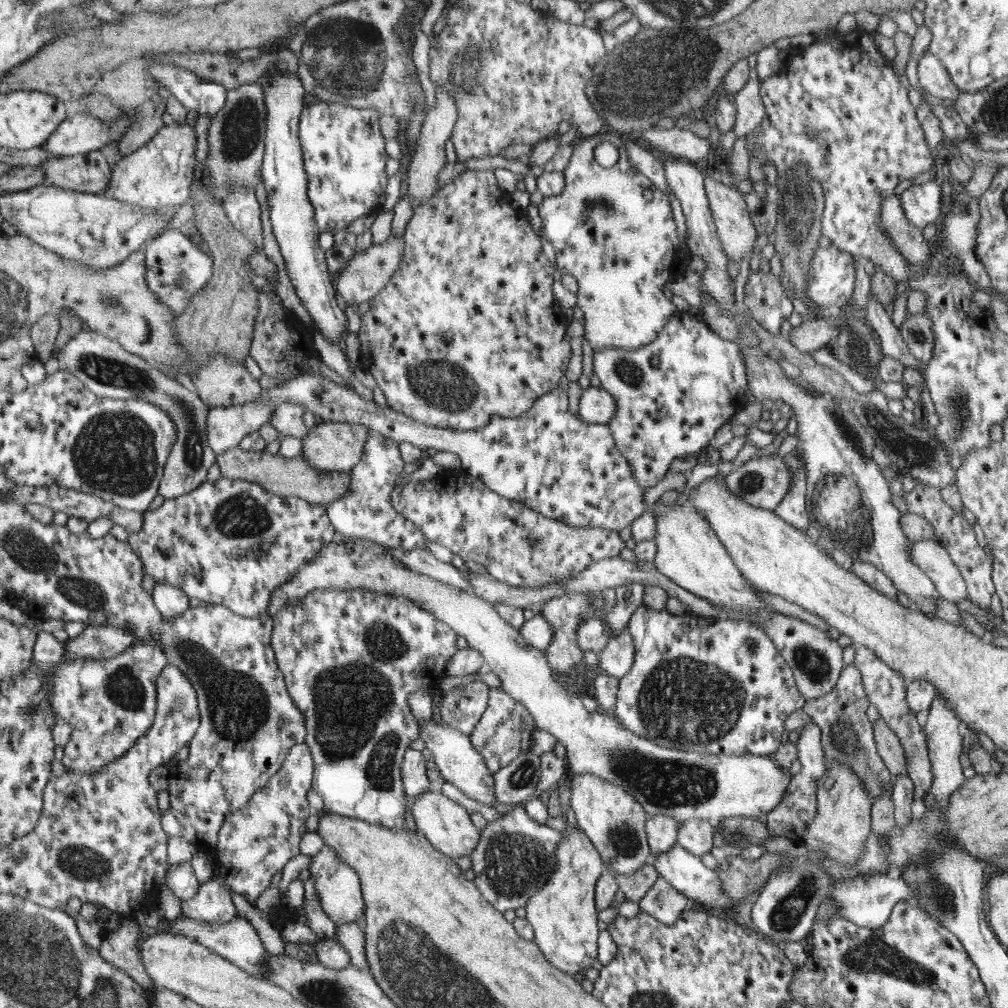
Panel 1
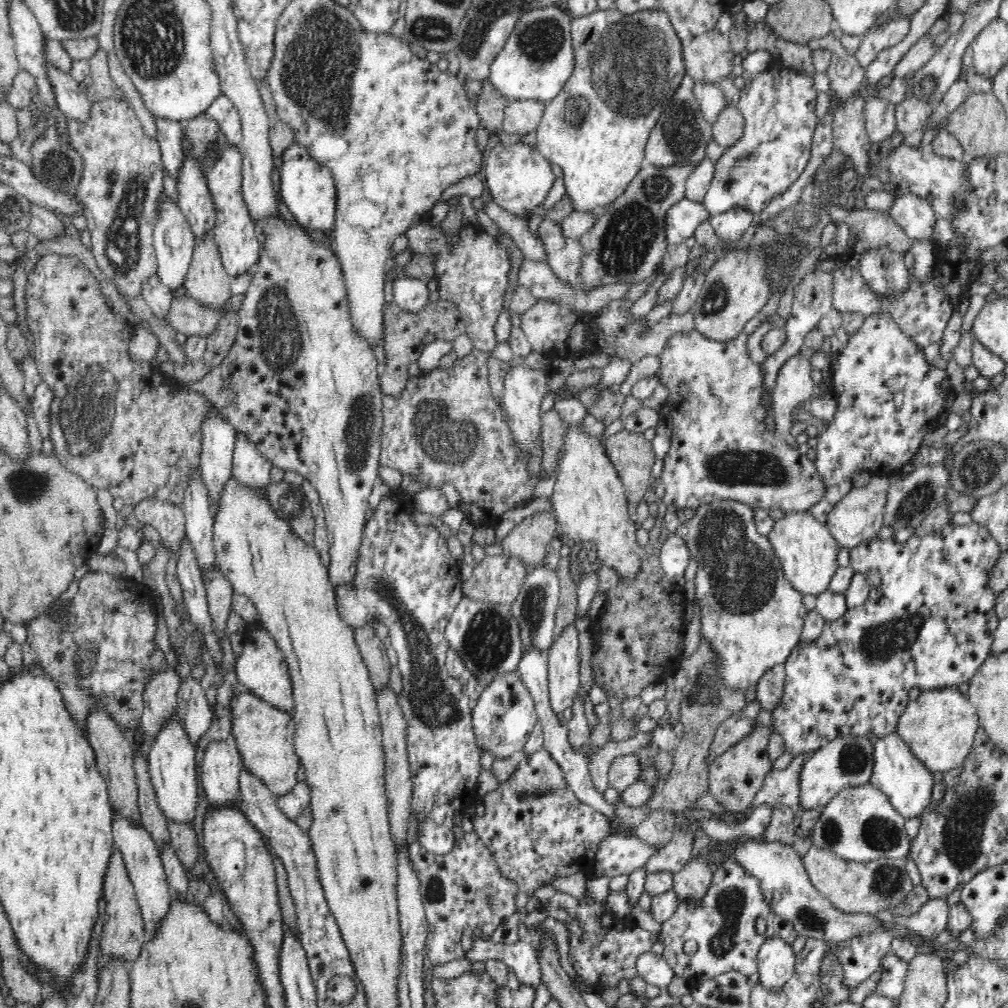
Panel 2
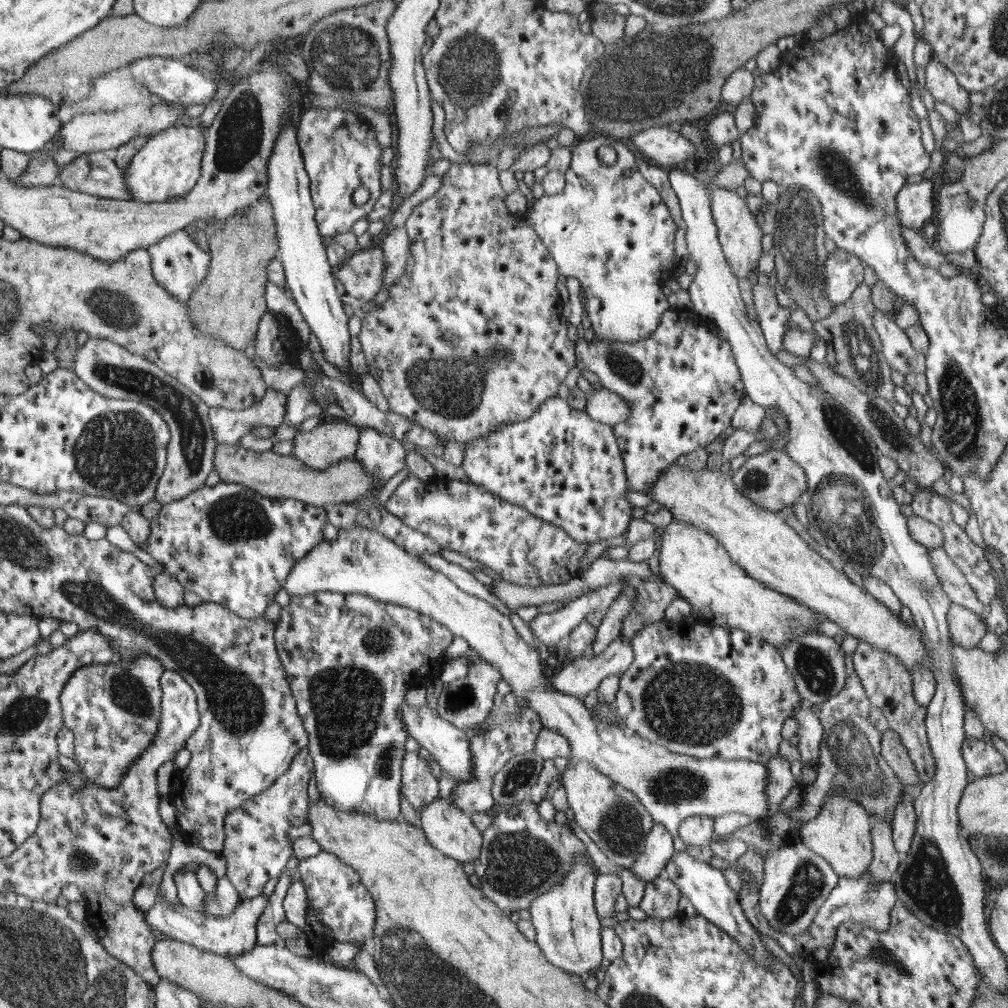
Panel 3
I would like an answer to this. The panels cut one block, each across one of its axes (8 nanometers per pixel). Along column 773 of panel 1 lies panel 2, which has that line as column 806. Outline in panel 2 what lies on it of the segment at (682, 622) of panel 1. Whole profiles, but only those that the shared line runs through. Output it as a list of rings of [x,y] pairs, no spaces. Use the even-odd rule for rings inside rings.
[[[953,522],[948,524],[948,530],[940,529],[938,536],[911,536],[904,542],[894,542],[890,540],[878,540],[872,537],[868,544],[862,543],[850,549],[850,567],[854,573],[864,575],[865,581],[869,585],[868,600],[863,606],[856,609],[848,609],[842,618],[827,622],[822,630],[822,634],[814,641],[809,643],[798,642],[796,648],[791,650],[785,660],[785,685],[784,694],[781,702],[772,711],[772,722],[776,732],[784,740],[784,748],[792,756],[798,757],[800,754],[812,754],[826,743],[834,741],[848,735],[858,737],[882,738],[884,735],[896,732],[900,716],[904,714],[909,704],[909,692],[913,688],[920,691],[929,689],[953,689],[957,688],[962,682],[969,681],[975,676],[976,671],[983,665],[984,660],[990,654],[993,635],[999,626],[999,619],[996,614],[995,592],[991,590],[991,577],[994,576],[995,567],[999,563],[1002,553],[999,542],[990,534],[990,531],[980,523],[972,522],[966,525],[957,526]]]

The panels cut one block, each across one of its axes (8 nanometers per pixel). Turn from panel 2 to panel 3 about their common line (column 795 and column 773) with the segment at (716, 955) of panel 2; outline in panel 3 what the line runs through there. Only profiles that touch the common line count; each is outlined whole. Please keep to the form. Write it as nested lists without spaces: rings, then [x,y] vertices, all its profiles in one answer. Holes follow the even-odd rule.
[[[712,855],[712,857],[709,858],[709,864],[720,870],[726,870],[726,868],[735,869],[742,877],[739,901],[748,920],[757,930],[766,934],[766,936],[770,936],[772,940],[776,940],[792,958],[800,956],[806,961],[815,961],[817,959],[813,954],[816,948],[826,948],[830,950],[830,948],[834,946],[836,928],[845,920],[861,921],[863,924],[869,924],[878,930],[886,929],[886,927],[888,927],[888,921],[890,921],[892,907],[898,902],[896,890],[894,890],[894,882],[884,882],[884,884],[872,886],[872,882],[870,882],[870,870],[866,870],[858,880],[854,880],[854,878],[839,878],[836,888],[831,890],[824,904],[818,909],[816,916],[812,919],[810,927],[798,935],[786,934],[772,929],[772,927],[768,925],[768,921],[766,921],[766,917],[762,915],[762,911],[760,911],[759,907],[758,888],[756,887],[758,886],[758,882],[752,873],[749,873],[748,869],[743,869],[738,863],[736,864],[736,862],[730,865],[728,861],[716,855]]]

